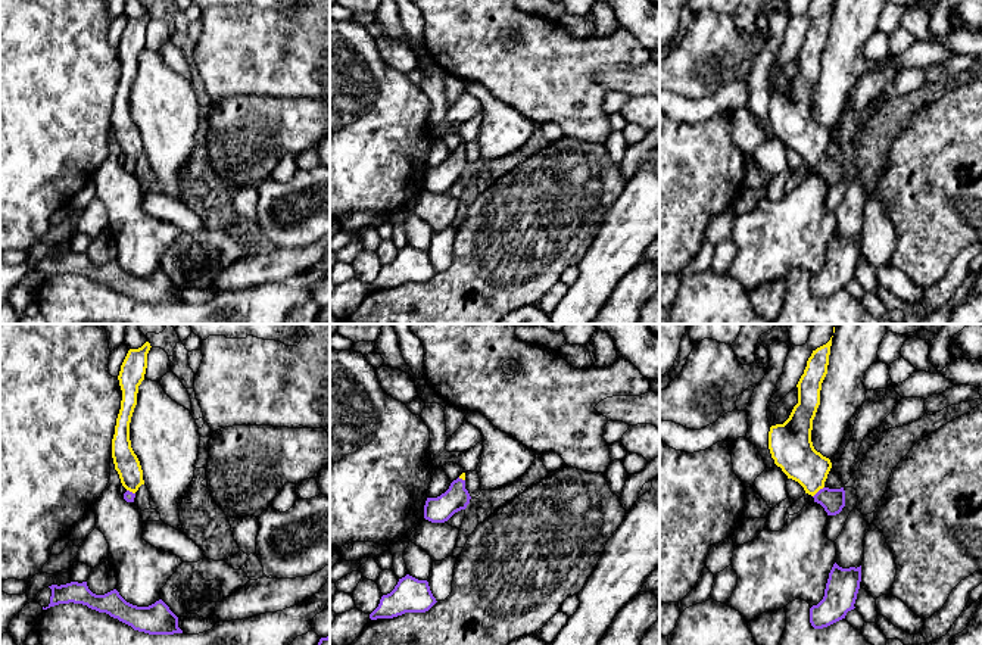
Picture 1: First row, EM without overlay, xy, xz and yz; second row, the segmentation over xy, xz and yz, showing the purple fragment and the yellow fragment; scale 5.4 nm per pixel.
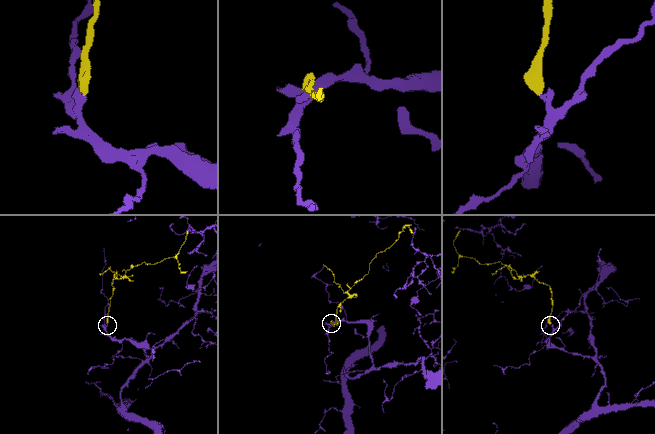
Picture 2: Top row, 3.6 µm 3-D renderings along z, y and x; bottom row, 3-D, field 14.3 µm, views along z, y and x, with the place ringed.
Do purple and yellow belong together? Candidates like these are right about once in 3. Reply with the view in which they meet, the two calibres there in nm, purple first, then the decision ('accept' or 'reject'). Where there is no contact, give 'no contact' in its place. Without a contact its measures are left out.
contact in yz; calibres 130 and 220 nm; accept

